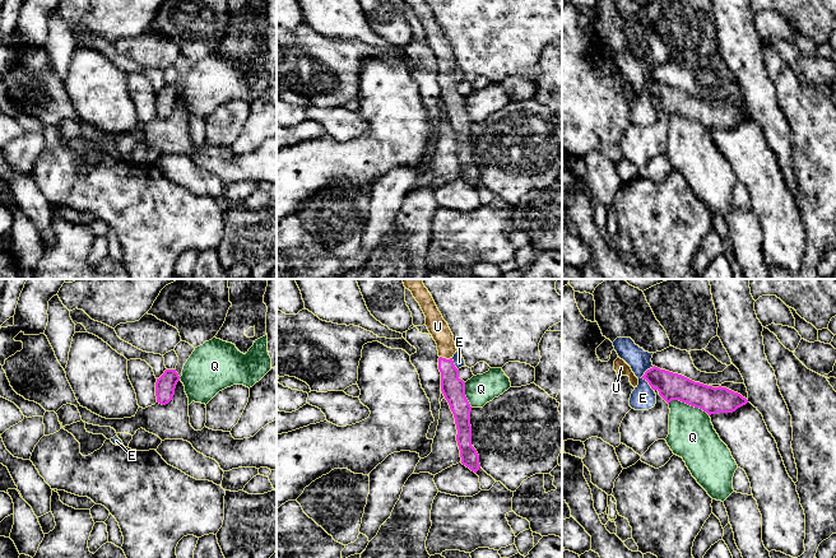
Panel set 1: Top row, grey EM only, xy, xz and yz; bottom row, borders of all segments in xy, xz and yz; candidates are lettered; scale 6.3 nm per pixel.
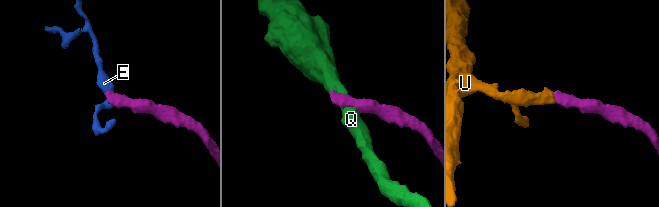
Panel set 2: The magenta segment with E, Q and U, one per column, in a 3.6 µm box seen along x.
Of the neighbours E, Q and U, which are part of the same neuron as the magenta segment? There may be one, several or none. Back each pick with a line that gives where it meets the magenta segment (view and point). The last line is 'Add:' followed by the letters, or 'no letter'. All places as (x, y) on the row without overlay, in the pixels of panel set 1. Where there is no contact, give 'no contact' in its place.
U: meets magenta in xz at (445, 73)
Add: U

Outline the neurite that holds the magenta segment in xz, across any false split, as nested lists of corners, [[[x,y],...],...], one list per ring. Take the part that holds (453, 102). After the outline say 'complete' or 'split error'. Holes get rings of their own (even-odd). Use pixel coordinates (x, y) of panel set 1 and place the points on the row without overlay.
[[[424,0],[404,1],[412,6],[413,11],[419,18],[426,31],[426,41],[437,59],[441,106],[455,132],[458,144],[456,155],[460,164],[461,178],[477,189],[480,178],[479,169],[472,161],[472,121],[465,111],[465,97],[459,93],[459,84],[452,75],[458,65],[454,50]]] | split error

